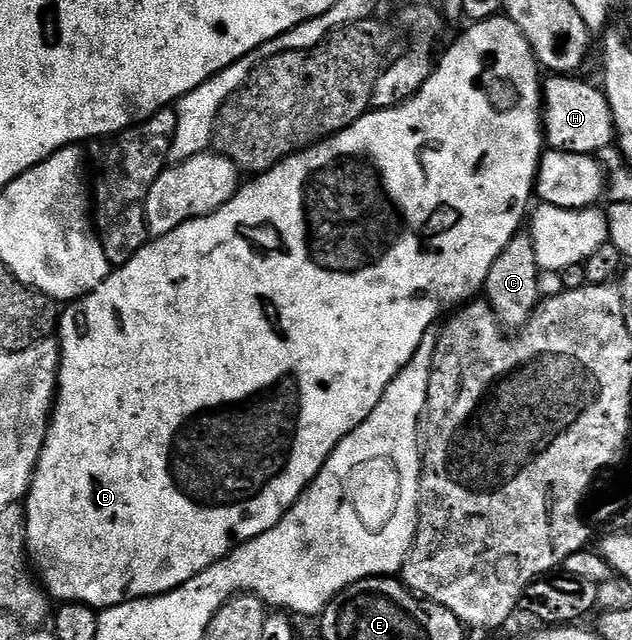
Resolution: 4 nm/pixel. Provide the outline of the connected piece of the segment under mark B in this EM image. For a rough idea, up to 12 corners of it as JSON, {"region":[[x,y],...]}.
{"region":[[542,67],[409,102],[63,307],[49,599],[274,528],[521,233]]}

